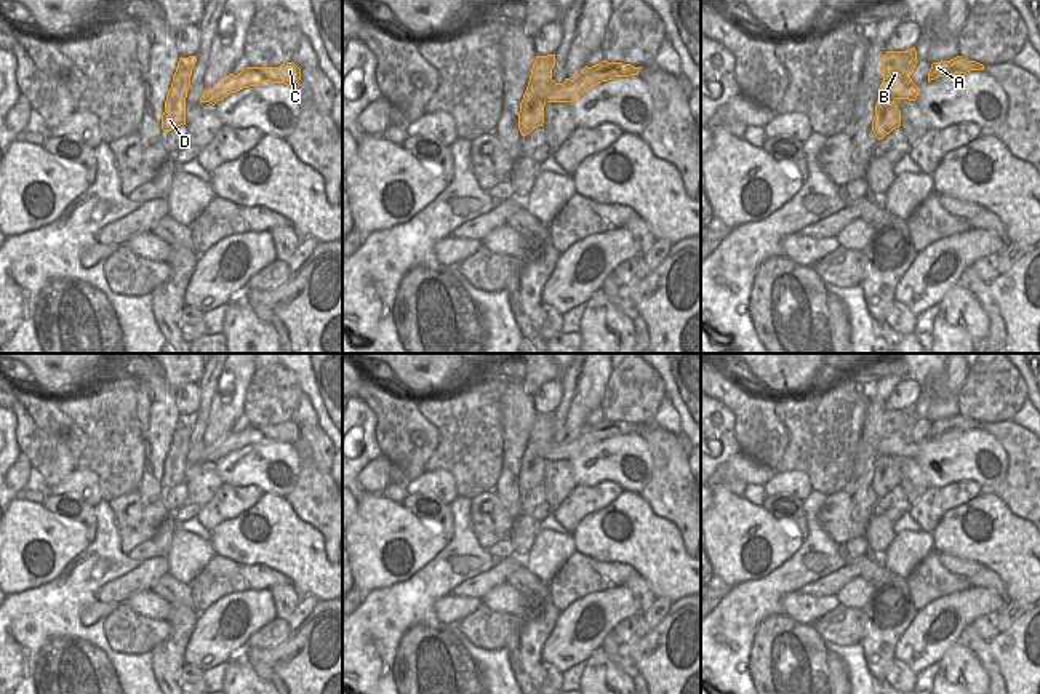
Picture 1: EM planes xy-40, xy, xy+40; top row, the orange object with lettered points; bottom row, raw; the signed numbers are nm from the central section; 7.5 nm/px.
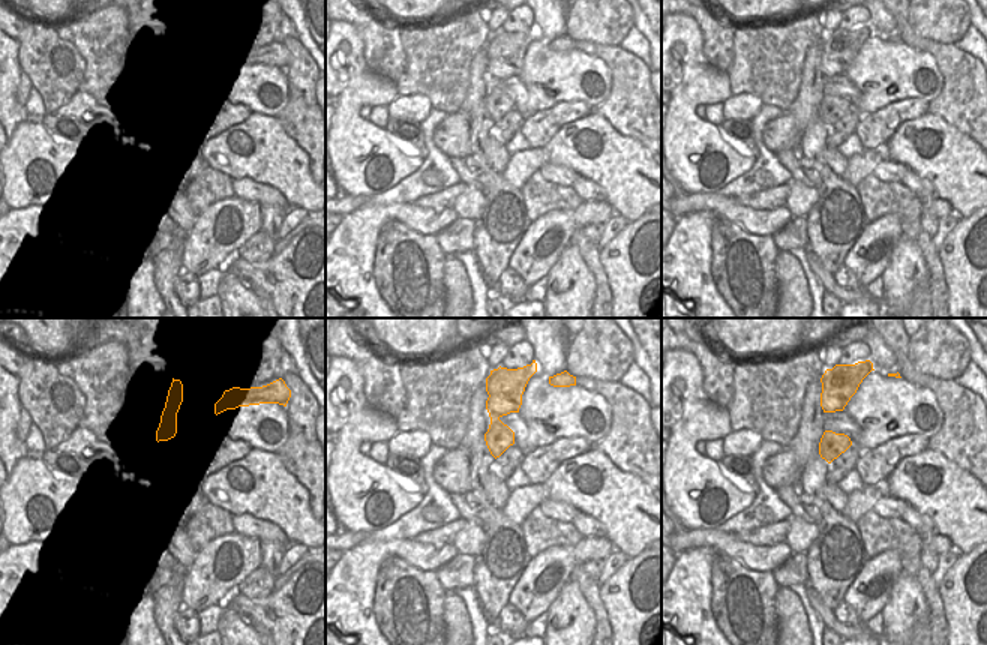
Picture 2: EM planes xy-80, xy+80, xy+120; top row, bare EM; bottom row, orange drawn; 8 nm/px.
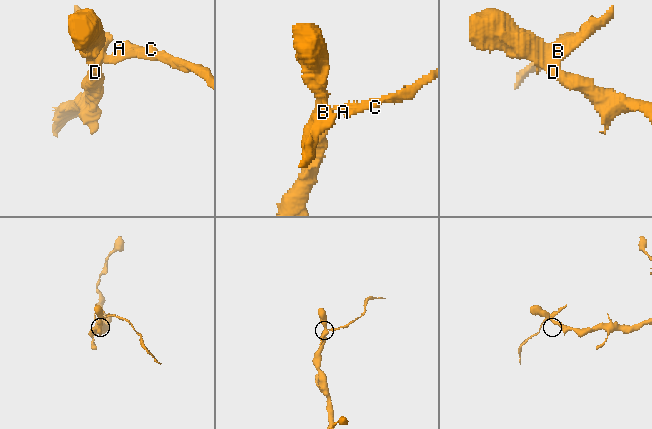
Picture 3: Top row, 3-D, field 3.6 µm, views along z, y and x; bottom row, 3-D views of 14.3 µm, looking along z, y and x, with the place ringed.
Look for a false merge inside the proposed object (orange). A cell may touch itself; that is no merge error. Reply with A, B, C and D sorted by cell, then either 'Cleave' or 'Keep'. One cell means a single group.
Groups: A B C / D. Cleave.

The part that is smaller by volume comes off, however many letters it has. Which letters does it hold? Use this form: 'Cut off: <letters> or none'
Cut off: A, B, C.

